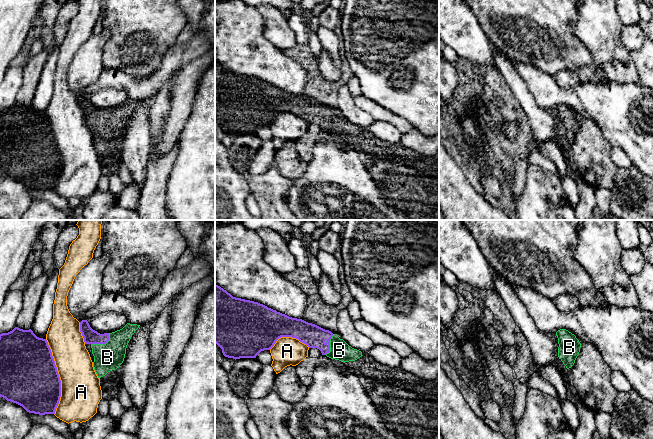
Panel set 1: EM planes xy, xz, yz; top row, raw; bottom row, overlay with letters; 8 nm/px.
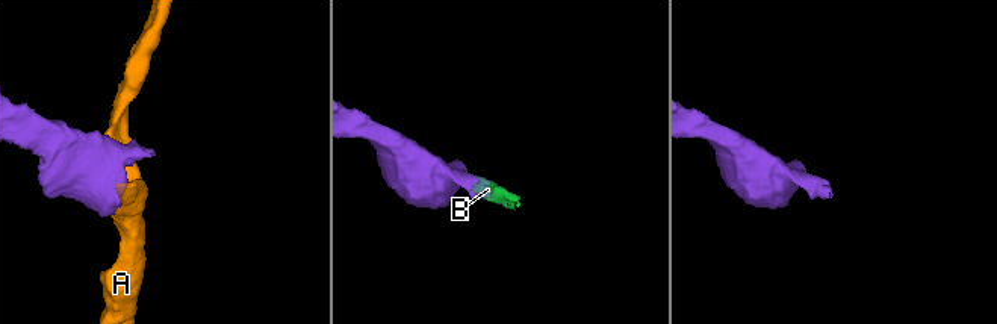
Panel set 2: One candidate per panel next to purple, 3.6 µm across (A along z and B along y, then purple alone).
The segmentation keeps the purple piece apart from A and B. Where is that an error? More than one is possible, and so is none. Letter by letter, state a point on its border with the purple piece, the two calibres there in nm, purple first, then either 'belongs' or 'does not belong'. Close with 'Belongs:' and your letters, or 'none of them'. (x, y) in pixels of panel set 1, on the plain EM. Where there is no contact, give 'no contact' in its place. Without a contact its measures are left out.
A: xy (59, 153) | 460/320 nm | does not belong
B: xy (103, 119) | 120/220 nm | belongs
Belongs: B

